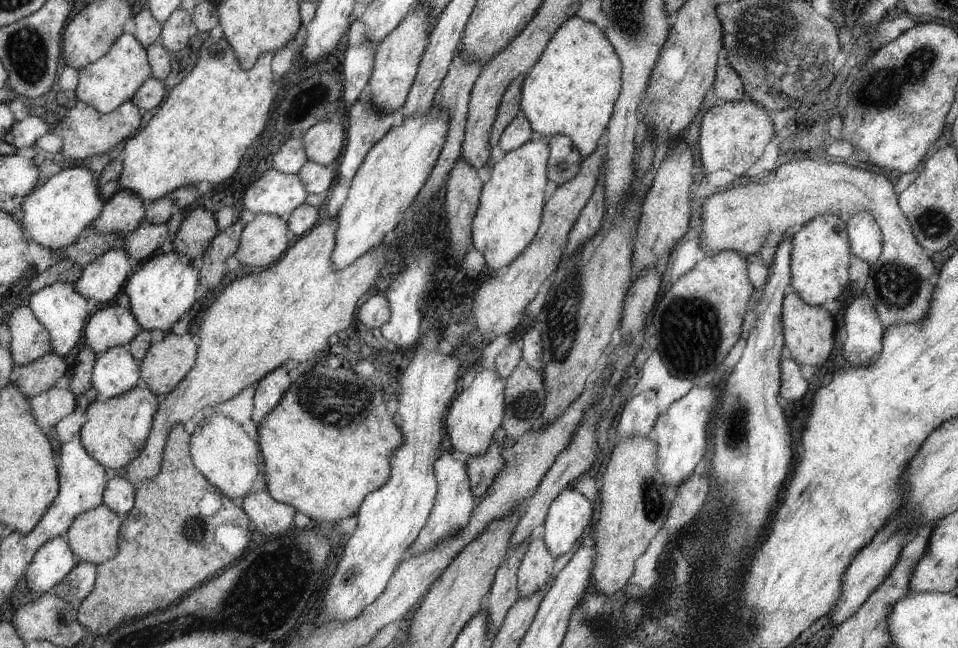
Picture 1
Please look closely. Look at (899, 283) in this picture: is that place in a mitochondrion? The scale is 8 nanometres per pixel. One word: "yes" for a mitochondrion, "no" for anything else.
yes

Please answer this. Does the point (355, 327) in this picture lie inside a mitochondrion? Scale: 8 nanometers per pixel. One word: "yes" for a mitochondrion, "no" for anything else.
no

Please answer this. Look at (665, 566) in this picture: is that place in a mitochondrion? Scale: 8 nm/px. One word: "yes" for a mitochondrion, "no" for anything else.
no

